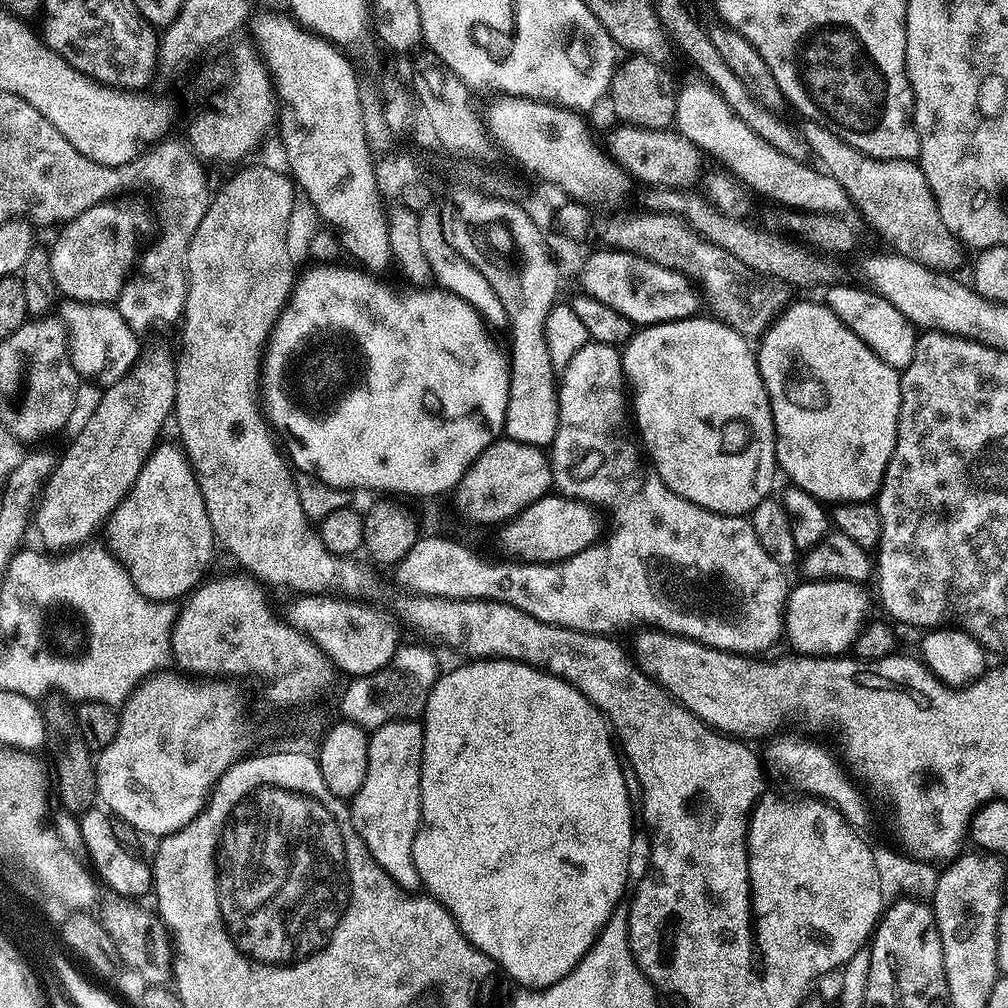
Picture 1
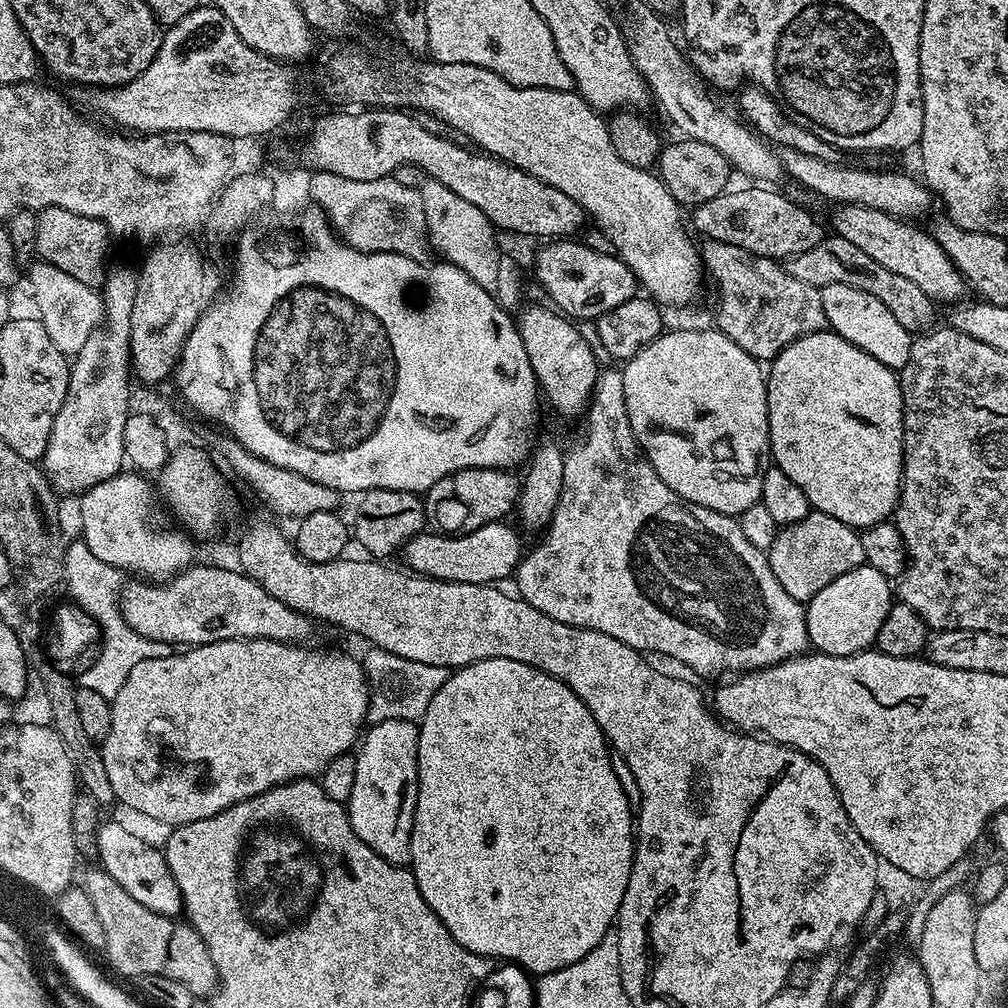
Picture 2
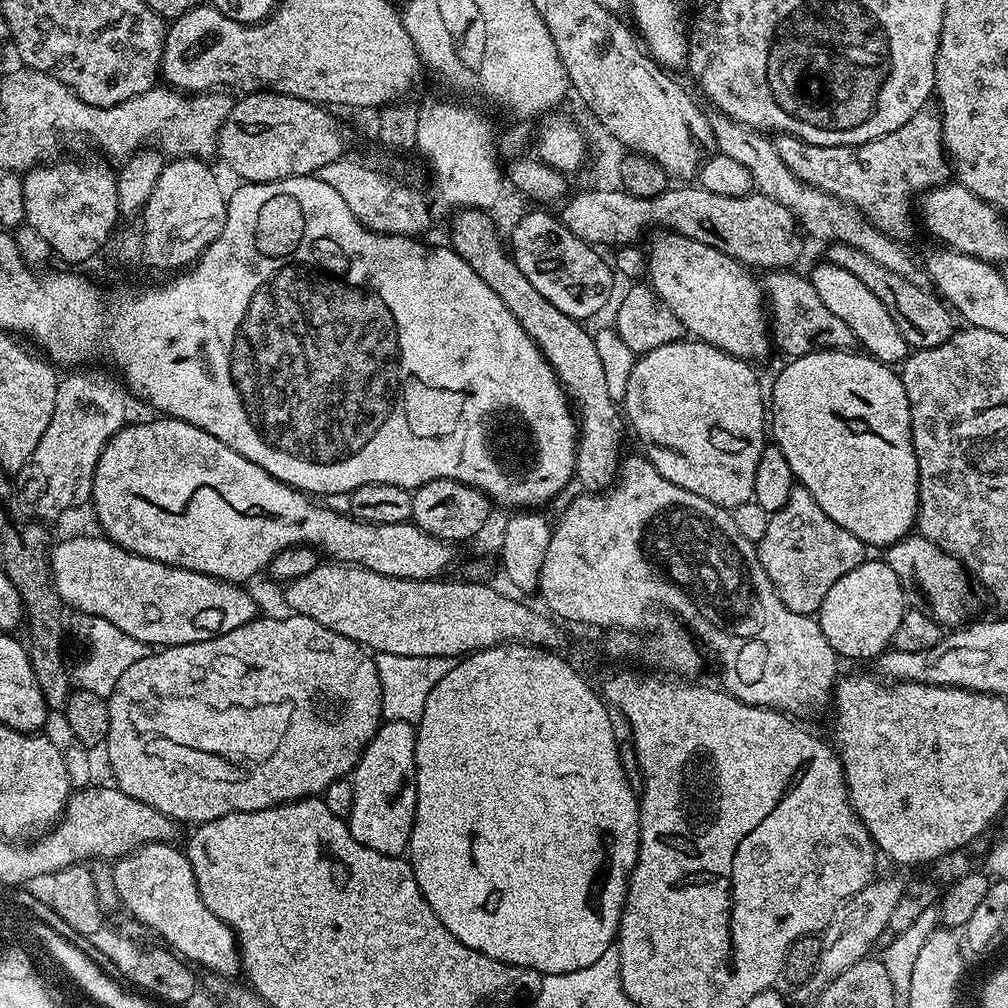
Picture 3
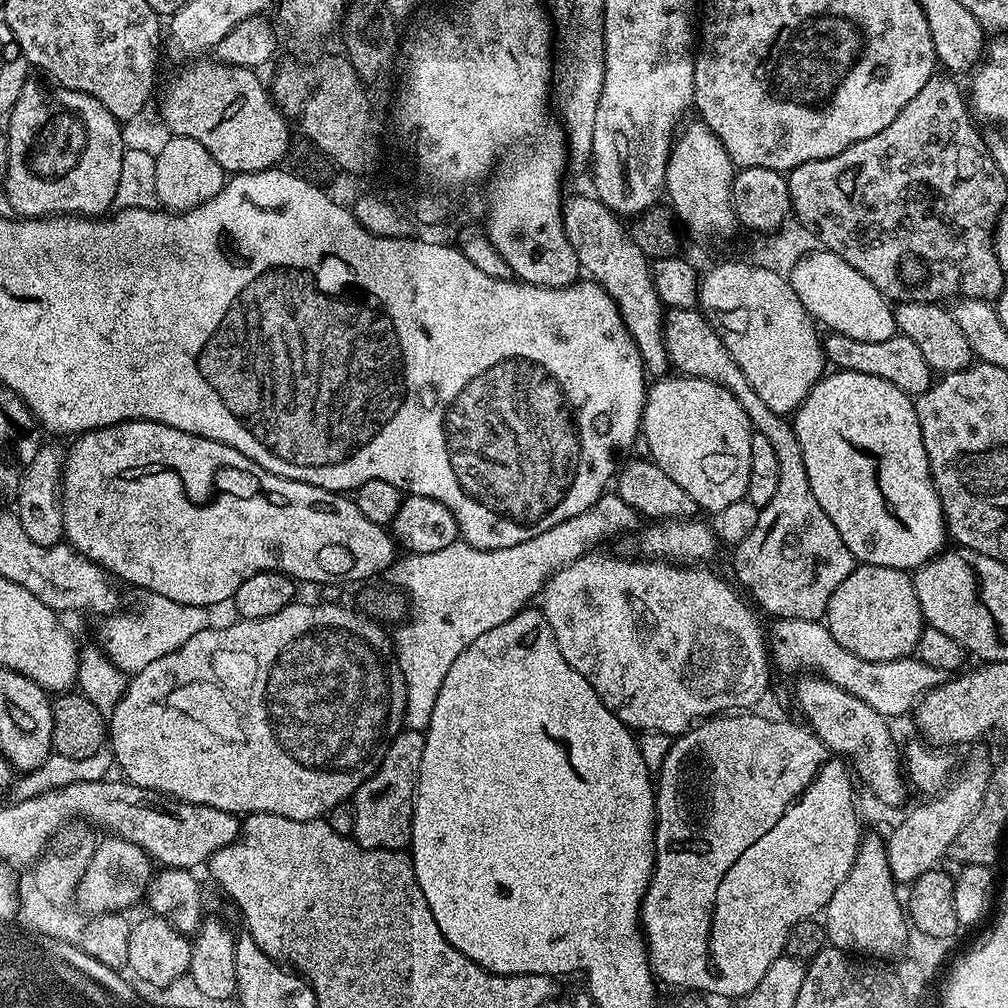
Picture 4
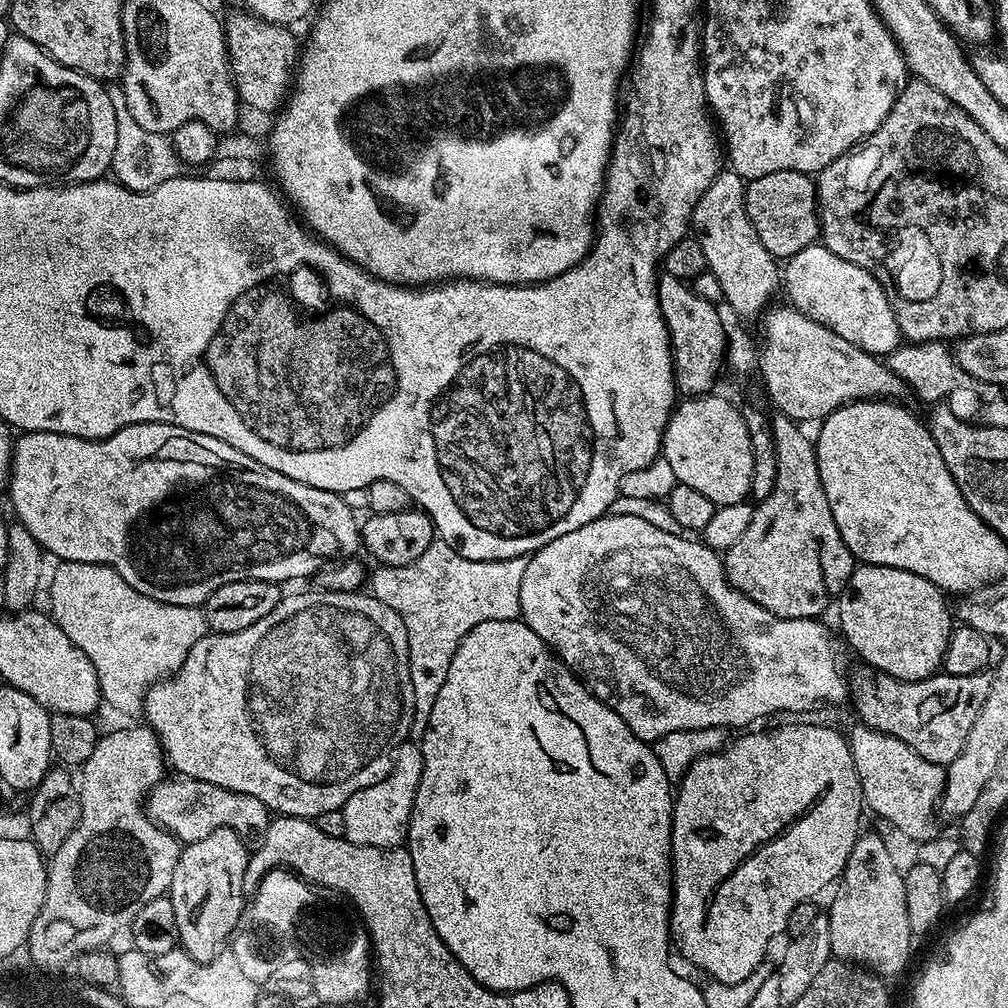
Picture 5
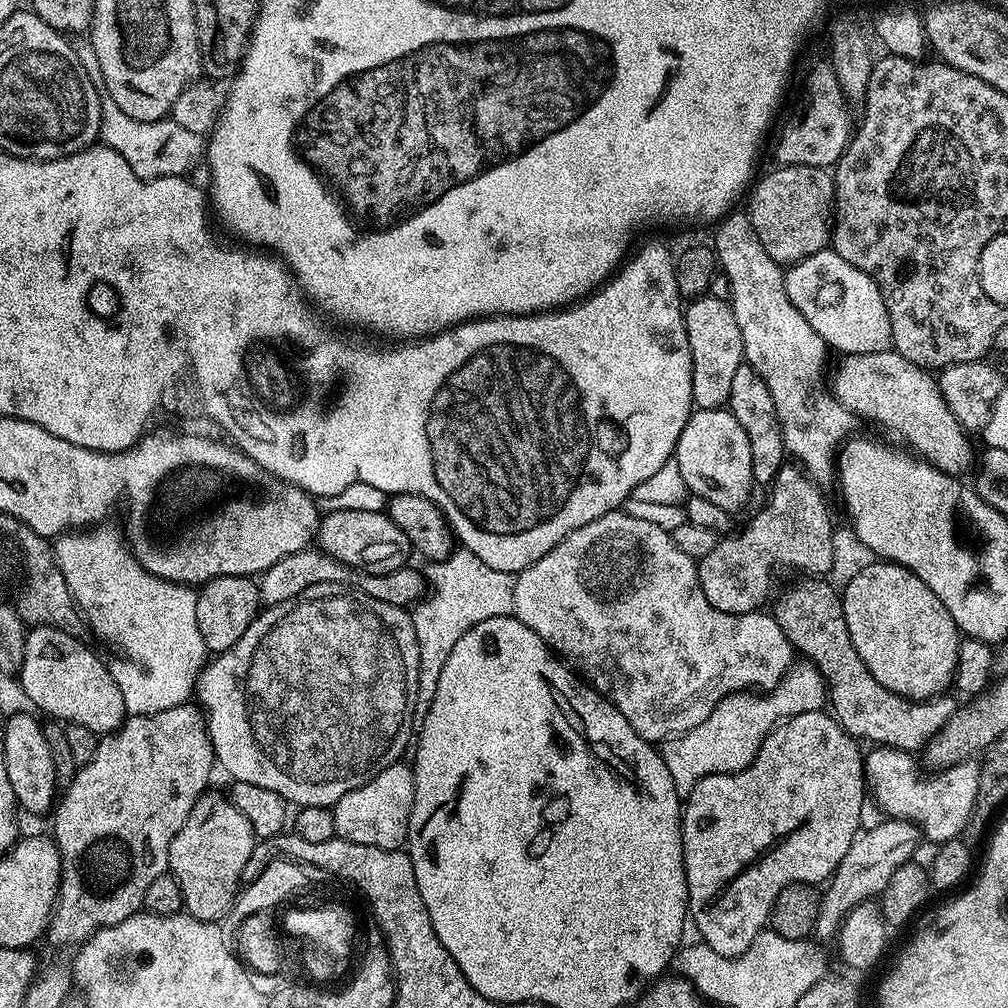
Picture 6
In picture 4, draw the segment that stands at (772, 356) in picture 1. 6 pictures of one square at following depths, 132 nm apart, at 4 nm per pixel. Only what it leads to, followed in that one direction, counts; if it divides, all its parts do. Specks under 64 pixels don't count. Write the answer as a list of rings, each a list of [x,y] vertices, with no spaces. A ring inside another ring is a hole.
[[[832,370],[820,377],[820,383],[812,387],[808,397],[796,409],[794,427],[798,446],[802,446],[802,458],[806,462],[806,478],[810,478],[810,490],[814,490],[814,498],[818,498],[818,506],[822,506],[822,510],[826,510],[826,518],[830,518],[830,522],[834,522],[834,530],[838,530],[838,534],[842,534],[842,542],[846,542],[846,550],[850,550],[850,554],[857,562],[887,568],[915,570],[945,551],[946,529],[943,507],[940,504],[939,495],[936,493],[935,482],[932,480],[931,466],[928,464],[922,430],[918,424],[918,414],[914,407],[913,397],[909,393],[894,386],[894,382],[886,382],[886,378],[874,378],[874,374]]]

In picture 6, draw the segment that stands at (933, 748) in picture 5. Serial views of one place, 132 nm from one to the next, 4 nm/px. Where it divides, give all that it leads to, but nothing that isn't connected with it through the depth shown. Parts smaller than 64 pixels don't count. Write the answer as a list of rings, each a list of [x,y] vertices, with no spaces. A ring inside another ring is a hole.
[[[800,578],[780,597],[777,595],[774,615],[778,626],[782,626],[793,649],[799,655],[801,652],[807,663],[816,665],[826,685],[831,715],[853,738],[860,742],[873,740],[873,745],[899,748],[902,752],[919,753],[942,730],[942,726],[950,722],[958,707],[957,697],[941,694],[930,700],[908,700],[886,690],[886,686],[866,670],[866,662],[858,658],[858,650],[854,650],[854,642],[850,642],[850,630],[846,630],[841,593],[824,580],[827,579]]]

